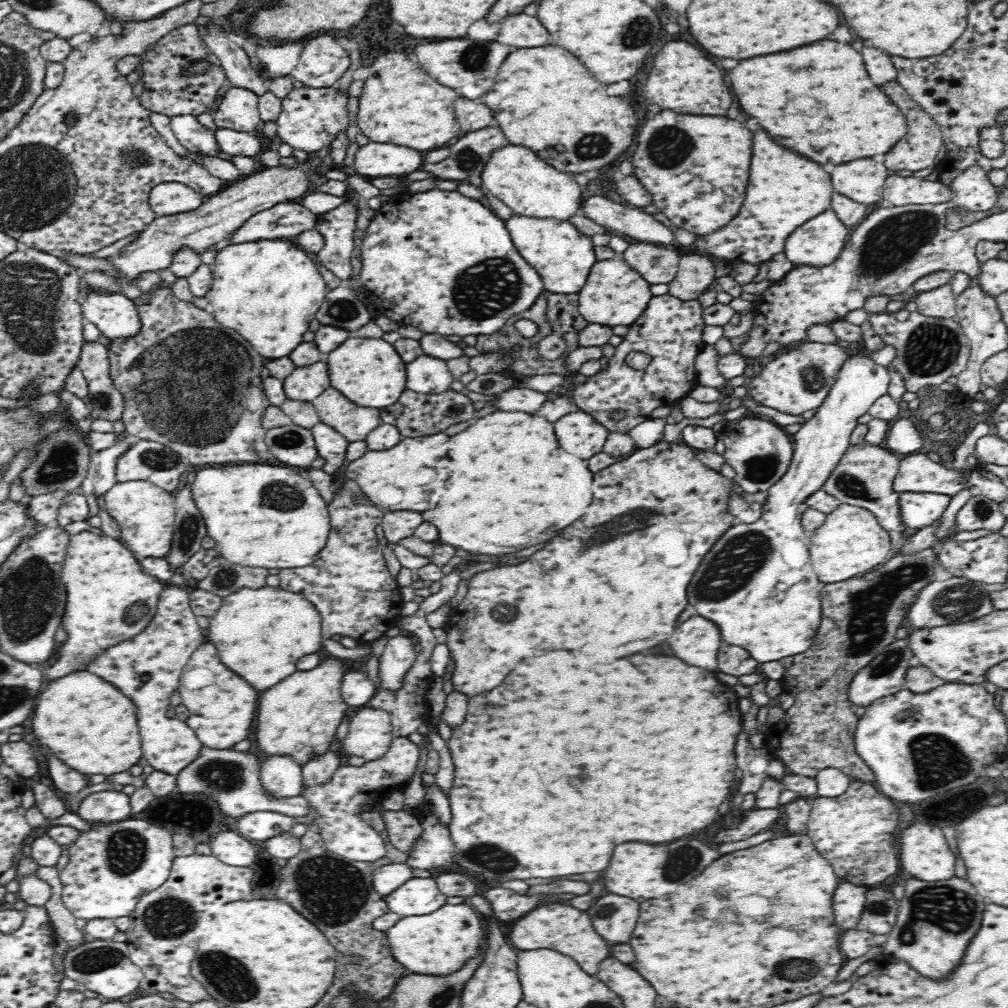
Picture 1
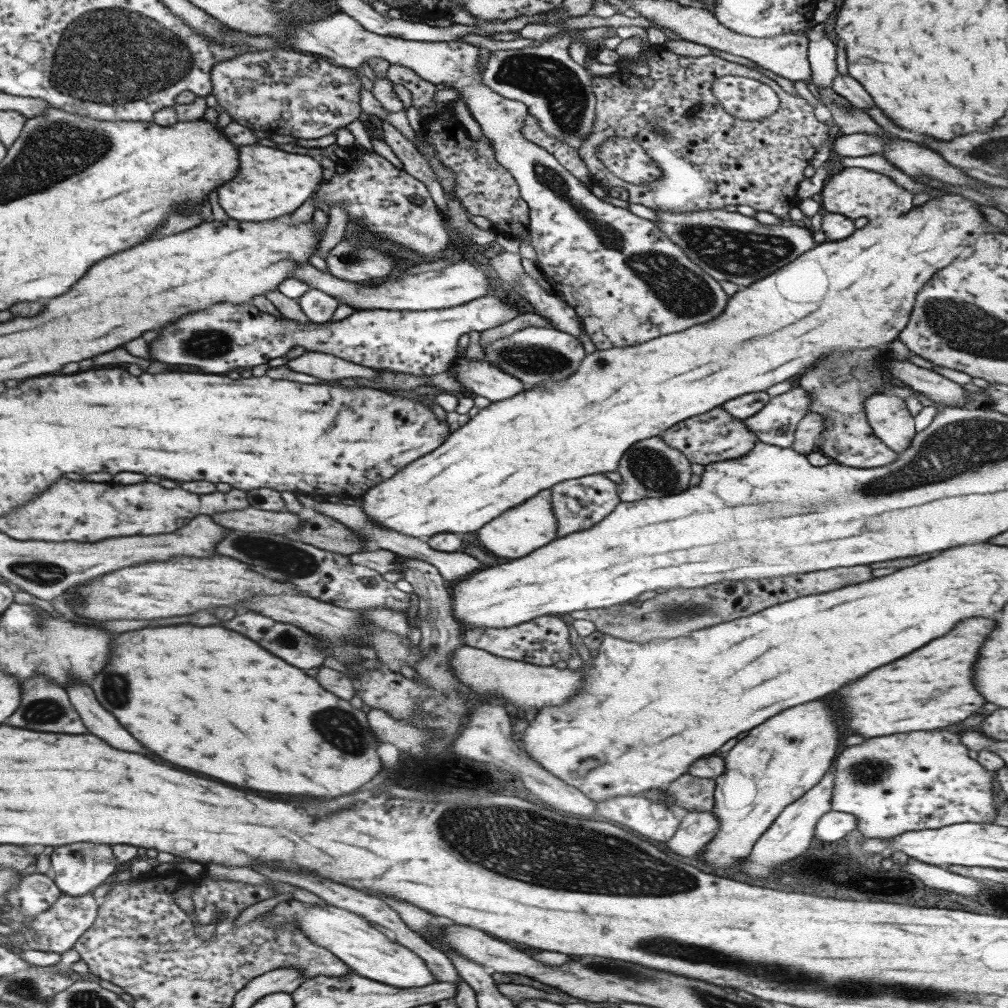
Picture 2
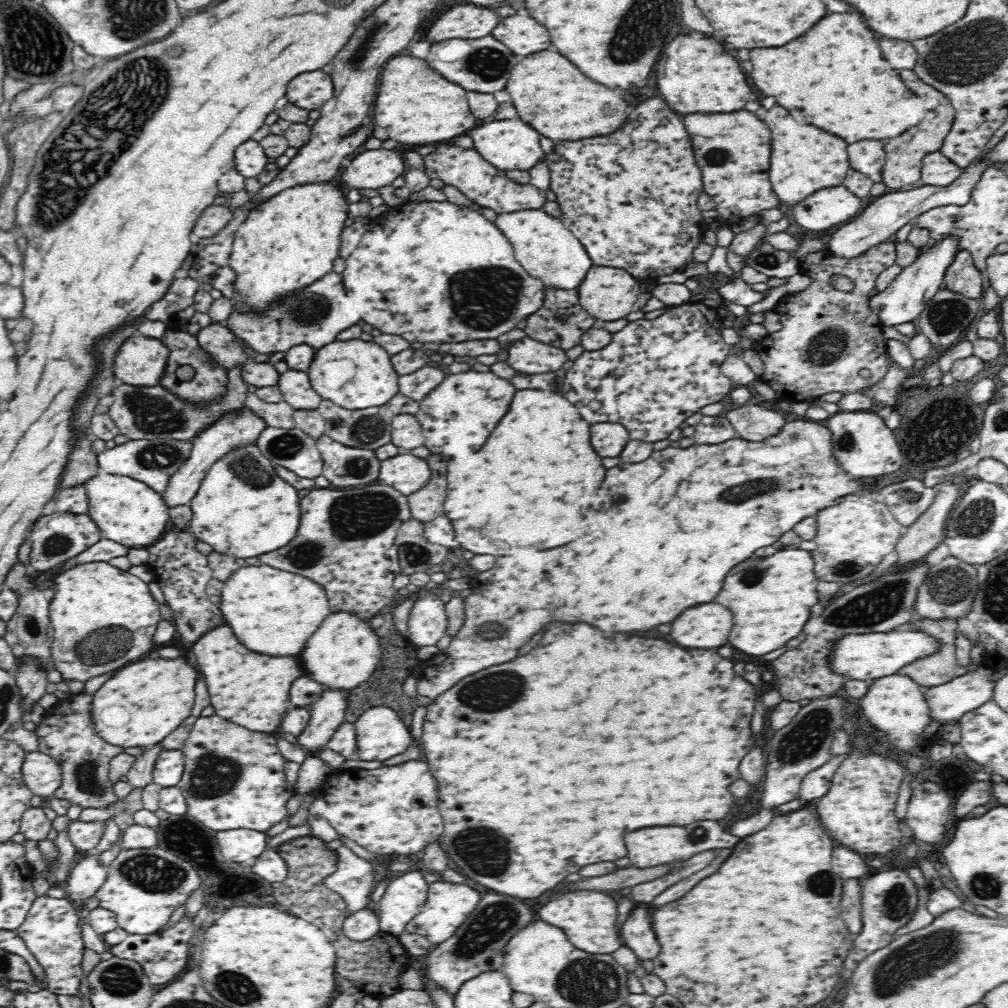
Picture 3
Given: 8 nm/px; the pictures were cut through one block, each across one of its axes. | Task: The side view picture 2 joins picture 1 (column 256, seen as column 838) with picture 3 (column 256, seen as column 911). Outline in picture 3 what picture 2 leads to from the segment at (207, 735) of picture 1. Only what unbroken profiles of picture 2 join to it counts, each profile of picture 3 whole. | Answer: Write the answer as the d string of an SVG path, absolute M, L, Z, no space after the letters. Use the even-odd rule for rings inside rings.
M217 626L208 631L192 652L198 658L198 668L204 674L210 704L218 716L260 733L271 733L280 726L284 712L290 708L290 684L304 676L296 658L274 658L264 654L250 654L236 638L230 626Z

